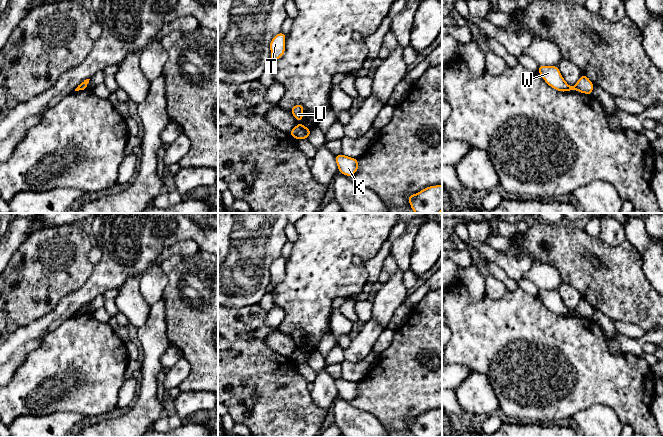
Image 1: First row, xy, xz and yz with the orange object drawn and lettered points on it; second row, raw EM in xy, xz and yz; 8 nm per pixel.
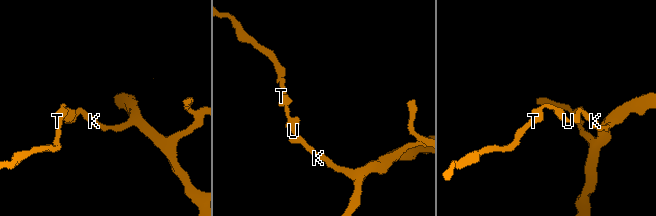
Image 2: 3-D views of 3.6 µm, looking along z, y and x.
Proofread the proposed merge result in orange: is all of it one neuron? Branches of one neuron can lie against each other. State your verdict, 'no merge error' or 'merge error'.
merge error

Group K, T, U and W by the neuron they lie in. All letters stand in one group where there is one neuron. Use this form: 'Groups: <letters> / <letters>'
Groups: K / T U W

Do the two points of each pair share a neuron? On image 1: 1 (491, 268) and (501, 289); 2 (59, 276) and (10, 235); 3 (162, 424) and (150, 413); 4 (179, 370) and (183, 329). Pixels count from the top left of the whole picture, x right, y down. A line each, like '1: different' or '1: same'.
1: different
2: different
3: different
4: different

